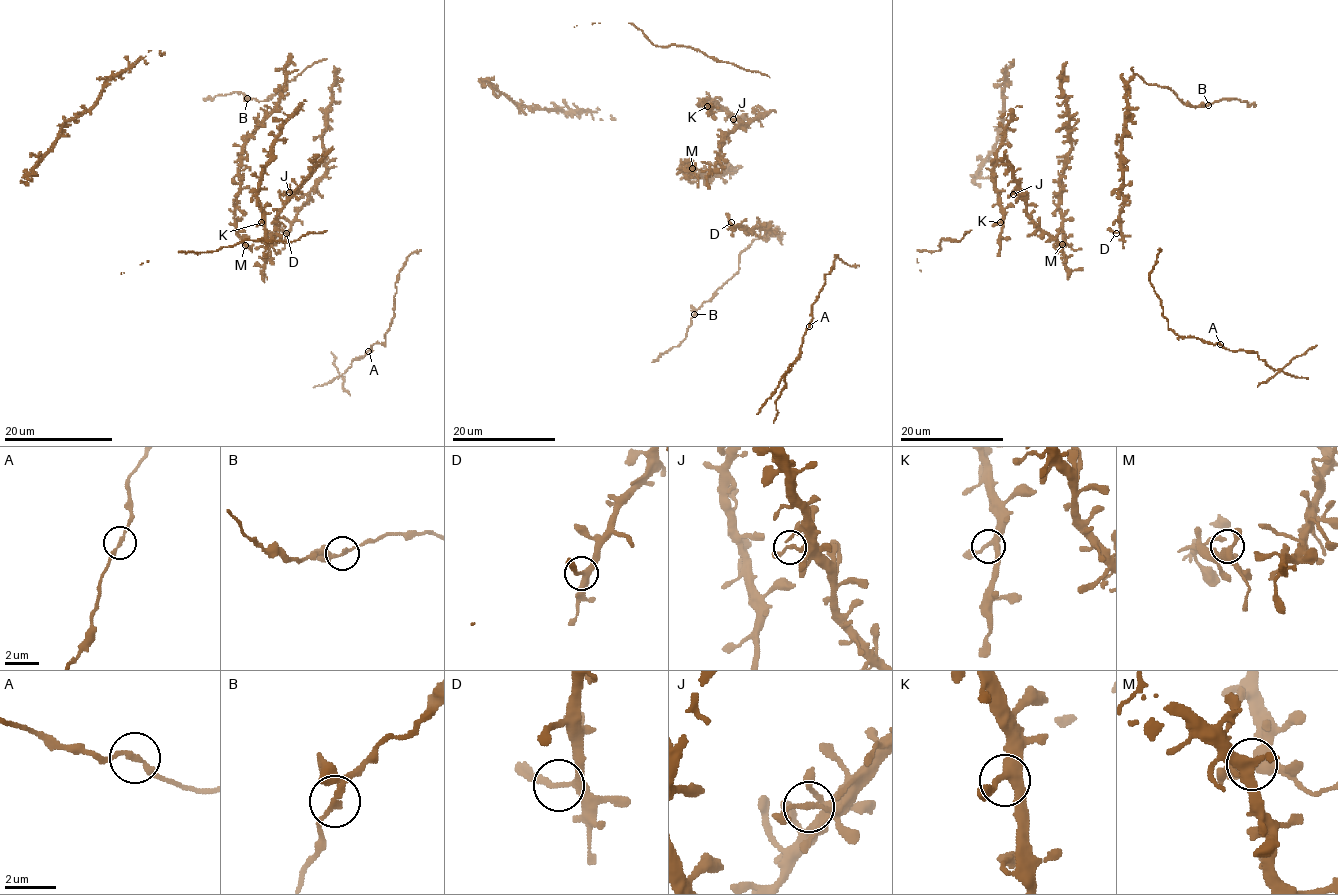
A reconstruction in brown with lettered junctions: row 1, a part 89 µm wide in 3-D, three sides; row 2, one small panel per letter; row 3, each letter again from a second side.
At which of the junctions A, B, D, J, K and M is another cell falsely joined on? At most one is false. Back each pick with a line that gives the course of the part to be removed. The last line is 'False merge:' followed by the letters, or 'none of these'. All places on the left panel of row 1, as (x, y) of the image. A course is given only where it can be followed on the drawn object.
False merge: none of these

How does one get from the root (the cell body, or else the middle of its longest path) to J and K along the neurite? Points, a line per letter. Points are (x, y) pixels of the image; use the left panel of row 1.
J: (252, 249), (246, 247), (259, 248), (271, 243), (278, 226), (278, 214), (294, 194), (289, 192)
K: (252, 249), (246, 247), (259, 248), (271, 243), (278, 226), (278, 211), (267, 206), (261, 222)

